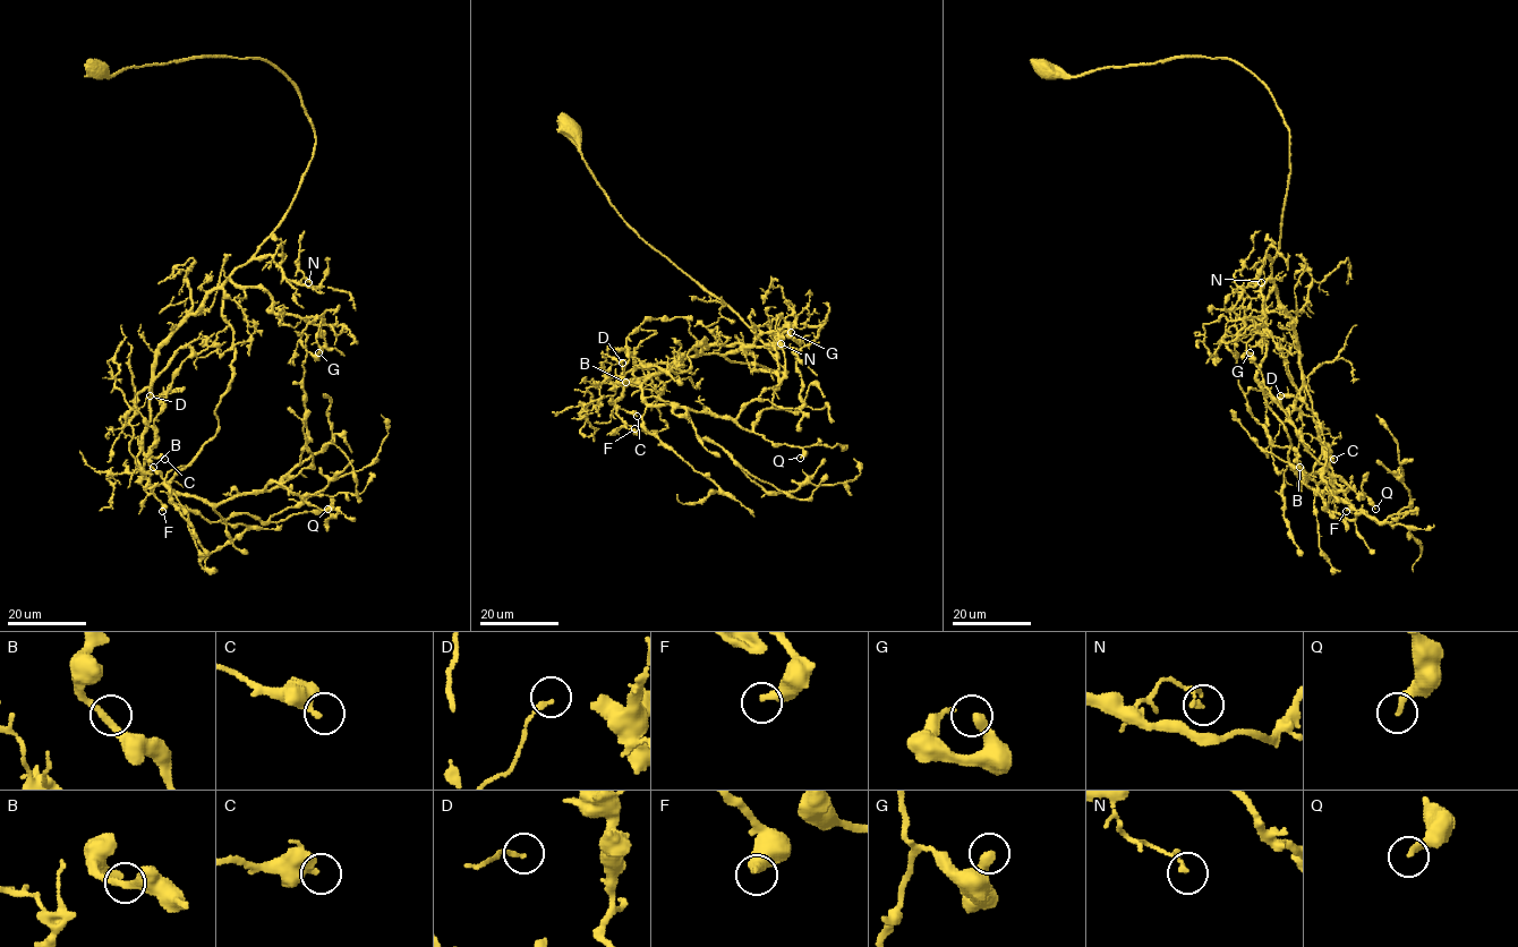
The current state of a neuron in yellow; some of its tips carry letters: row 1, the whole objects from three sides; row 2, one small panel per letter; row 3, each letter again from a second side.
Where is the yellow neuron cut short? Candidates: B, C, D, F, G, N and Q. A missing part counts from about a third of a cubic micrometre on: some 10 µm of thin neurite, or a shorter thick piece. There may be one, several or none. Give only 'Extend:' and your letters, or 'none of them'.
Extend: F

